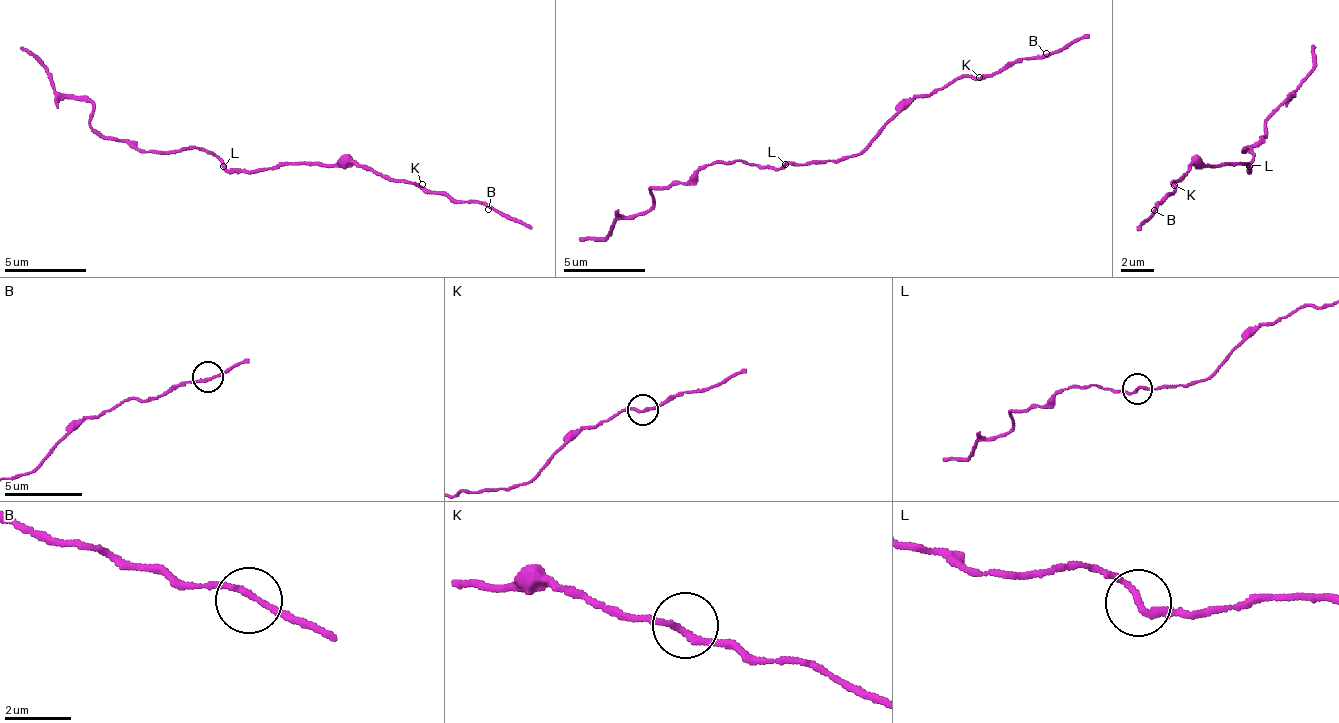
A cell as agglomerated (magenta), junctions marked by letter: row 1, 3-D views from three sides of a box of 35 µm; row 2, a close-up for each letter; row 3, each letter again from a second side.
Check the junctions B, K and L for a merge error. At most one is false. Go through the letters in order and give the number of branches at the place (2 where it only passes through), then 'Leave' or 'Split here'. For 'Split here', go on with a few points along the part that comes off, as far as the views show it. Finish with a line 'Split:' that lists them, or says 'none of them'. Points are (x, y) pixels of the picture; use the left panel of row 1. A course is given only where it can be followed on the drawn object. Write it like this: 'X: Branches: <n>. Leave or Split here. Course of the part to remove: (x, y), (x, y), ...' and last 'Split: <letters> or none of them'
B: Branches: 2. Leave
K: Branches: 2. Leave
L: Branches: 2. Split here. Course of the part to remove: (224, 167), (196, 146), (134, 151), (100, 134), (87, 101), (62, 97), (20, 48)
Split: L

